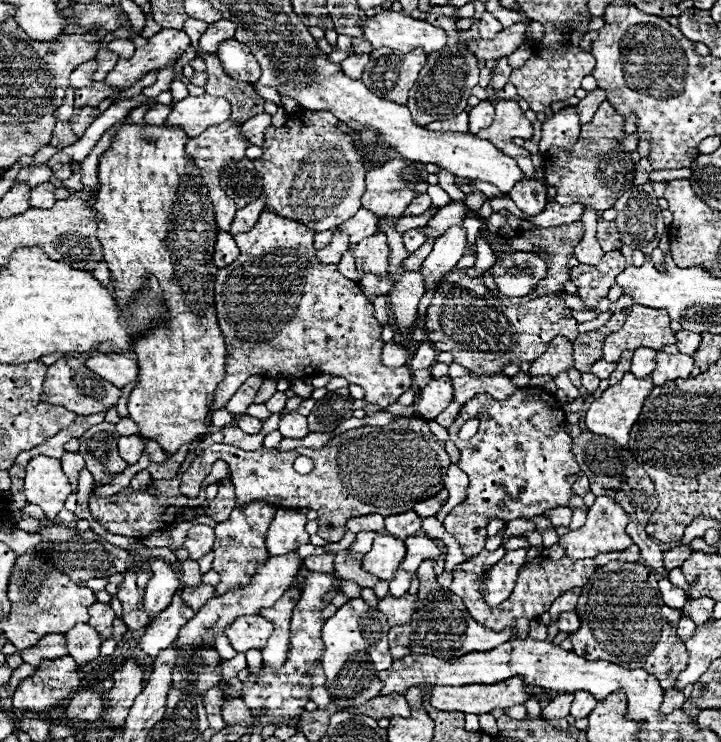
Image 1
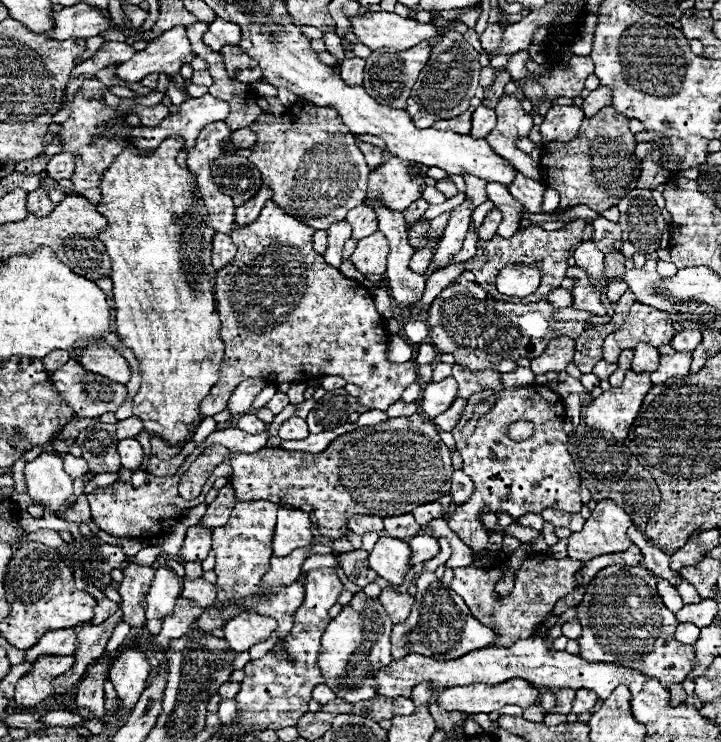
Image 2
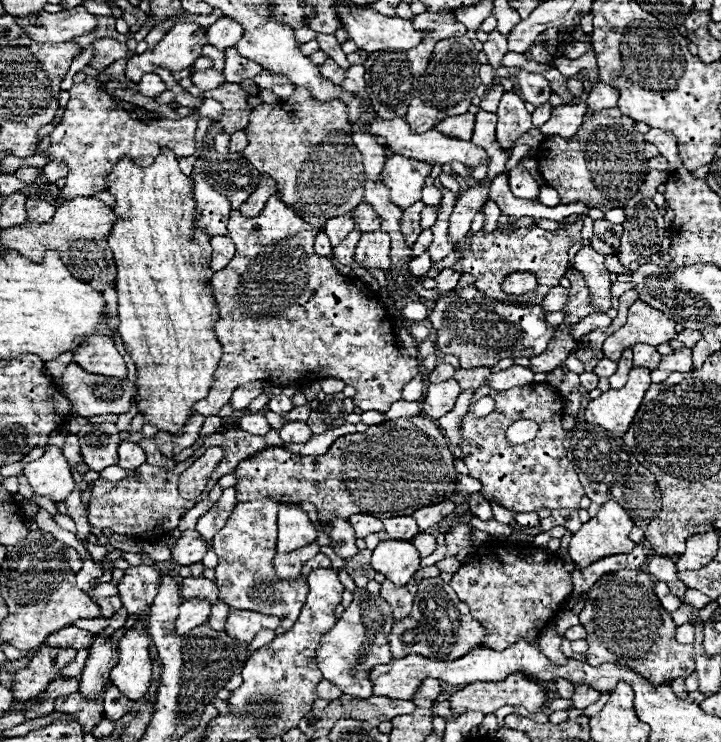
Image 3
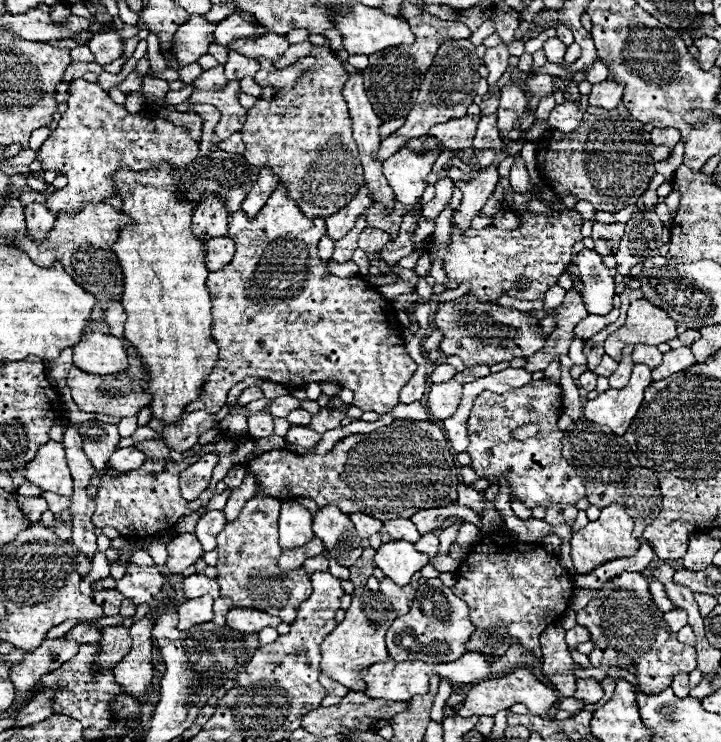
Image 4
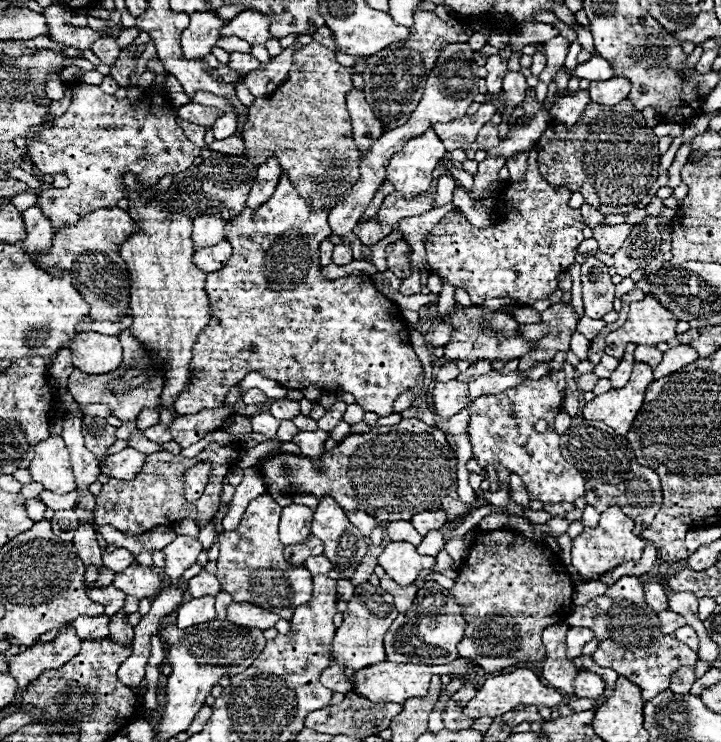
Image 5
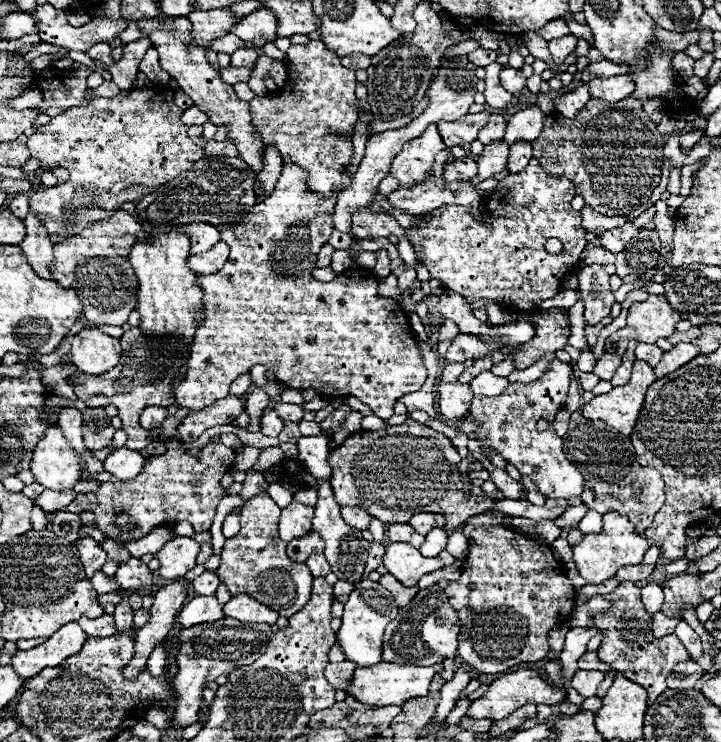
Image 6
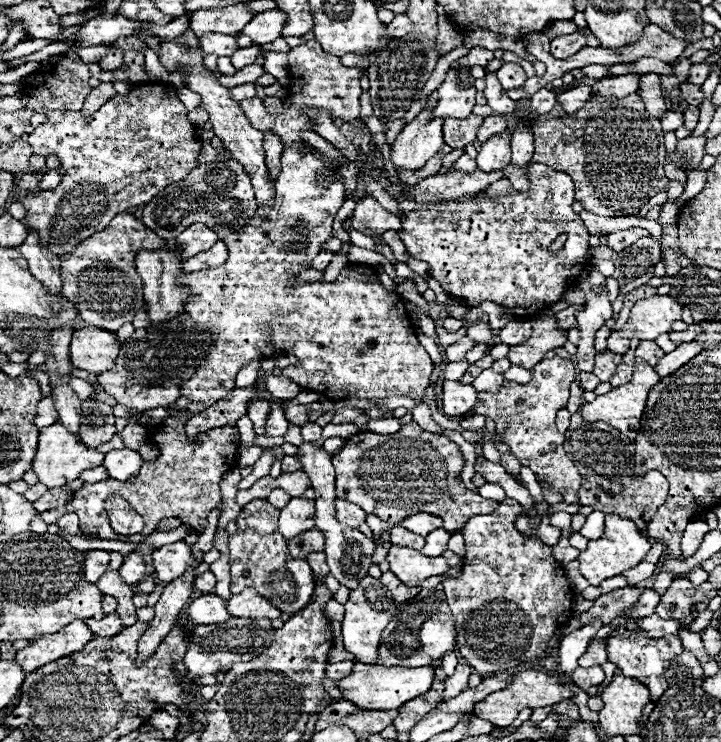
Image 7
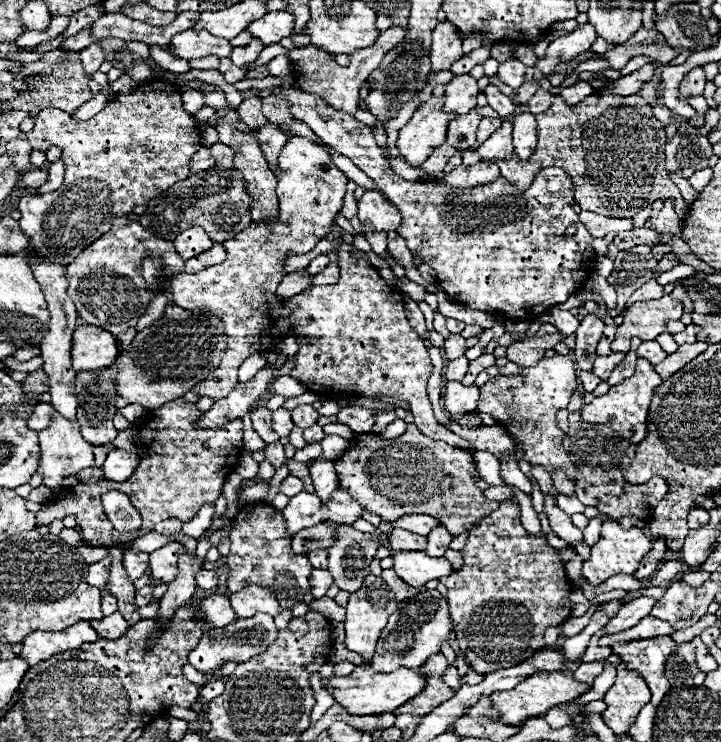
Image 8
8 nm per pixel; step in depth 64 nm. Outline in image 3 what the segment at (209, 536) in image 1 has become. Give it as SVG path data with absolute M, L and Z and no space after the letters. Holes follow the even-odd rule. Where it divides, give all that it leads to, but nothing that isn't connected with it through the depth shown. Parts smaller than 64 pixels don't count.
M186 530L182 532L182 536L176 540L174 548L172 548L172 564L176 566L190 566L196 562L202 562L204 554L206 554L206 544L200 538L200 534L196 530Z

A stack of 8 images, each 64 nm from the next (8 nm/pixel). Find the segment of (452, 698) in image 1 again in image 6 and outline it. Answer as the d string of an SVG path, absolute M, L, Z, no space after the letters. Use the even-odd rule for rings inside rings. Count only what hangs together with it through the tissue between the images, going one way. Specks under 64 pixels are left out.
M522 668L522 670L516 670L512 674L504 674L502 678L490 682L490 690L474 700L468 708L468 716L470 718L490 718L490 720L504 720L508 718L516 708L522 708L524 704L548 704L548 706L554 706L554 704L560 704L564 702L566 698L566 690L564 688L558 688L558 686L552 686L548 684L540 674L536 674L536 670L530 670L530 668Z

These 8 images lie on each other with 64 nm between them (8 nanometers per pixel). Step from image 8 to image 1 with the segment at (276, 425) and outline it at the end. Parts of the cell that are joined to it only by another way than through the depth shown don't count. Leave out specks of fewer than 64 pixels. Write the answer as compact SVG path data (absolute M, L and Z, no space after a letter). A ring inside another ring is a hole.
M246 414L246 416L242 416L242 418L238 420L238 428L240 428L242 432L246 432L246 434L256 434L256 432L260 432L260 428L262 428L262 420Z

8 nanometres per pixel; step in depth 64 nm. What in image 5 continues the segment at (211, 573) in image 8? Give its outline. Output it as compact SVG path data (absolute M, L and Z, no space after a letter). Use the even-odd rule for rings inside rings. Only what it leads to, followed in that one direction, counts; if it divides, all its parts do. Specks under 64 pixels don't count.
M202 570L198 576L188 580L188 592L192 594L192 598L216 596L220 592L220 582L214 574L208 574L206 570Z

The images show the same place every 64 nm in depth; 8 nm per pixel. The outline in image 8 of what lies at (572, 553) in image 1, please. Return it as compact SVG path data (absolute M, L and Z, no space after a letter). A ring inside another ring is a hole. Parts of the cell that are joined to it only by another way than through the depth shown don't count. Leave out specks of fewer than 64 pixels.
M606 520L600 530L600 540L592 546L590 560L586 560L582 564L582 574L588 580L588 584L592 584L592 586L602 584L616 574L632 576L632 572L636 572L636 568L640 566L640 560L644 558L646 552L650 552L650 548L652 548L652 540L648 540L646 534L642 534L642 530L638 530L638 528L624 530L618 522Z

